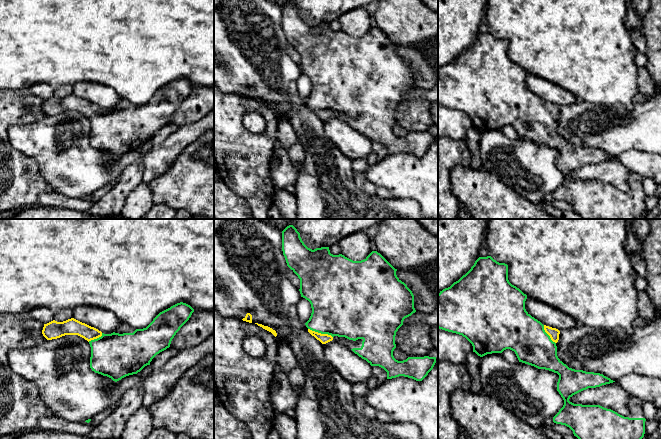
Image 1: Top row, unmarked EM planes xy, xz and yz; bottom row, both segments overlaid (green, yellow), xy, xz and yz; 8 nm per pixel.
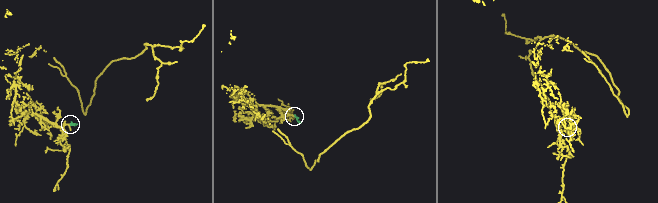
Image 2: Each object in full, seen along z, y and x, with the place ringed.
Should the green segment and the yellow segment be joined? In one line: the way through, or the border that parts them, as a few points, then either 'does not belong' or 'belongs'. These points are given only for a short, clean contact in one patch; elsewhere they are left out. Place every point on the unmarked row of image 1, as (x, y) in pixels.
belongs

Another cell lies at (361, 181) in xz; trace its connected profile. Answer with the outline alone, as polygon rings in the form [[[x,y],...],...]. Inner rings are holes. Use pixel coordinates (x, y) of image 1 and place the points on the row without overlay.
[[[353,173],[356,186],[368,194],[376,194],[377,187],[371,183],[364,173]]]

